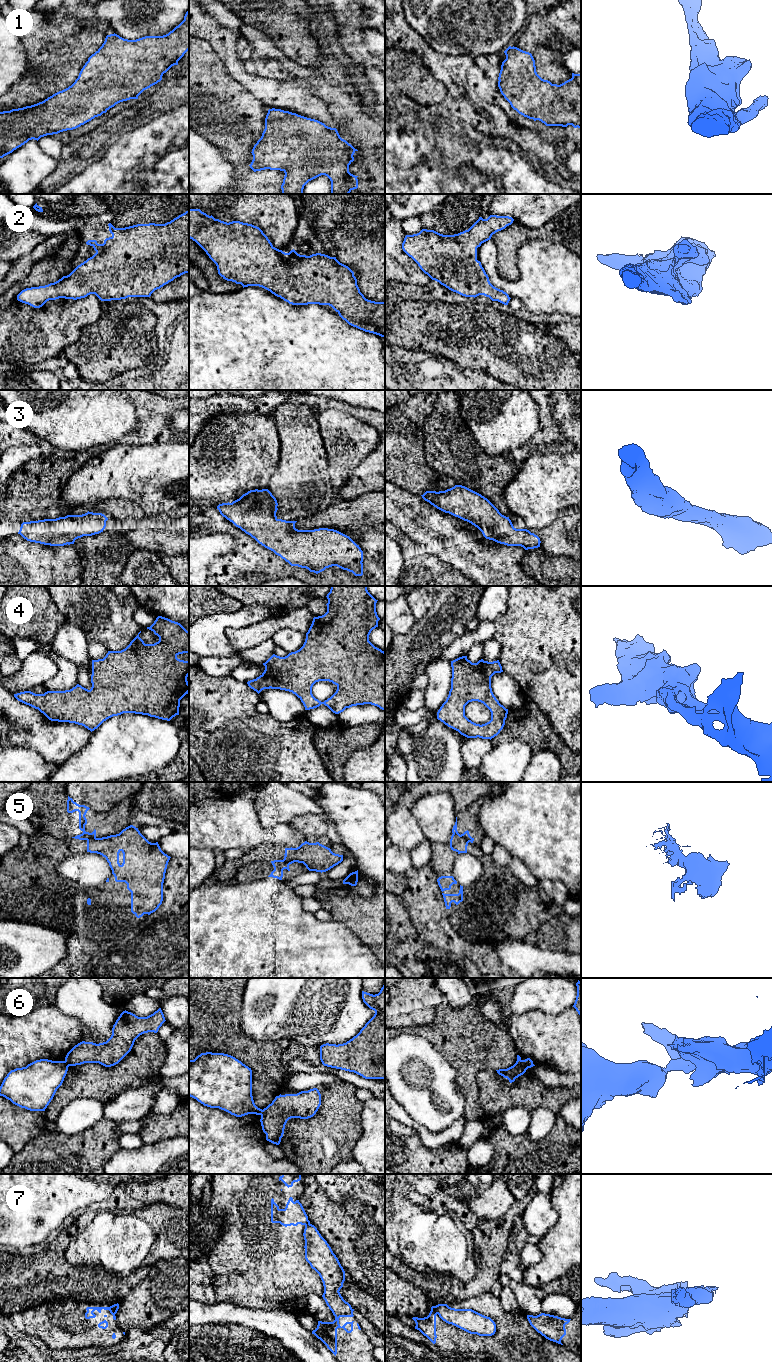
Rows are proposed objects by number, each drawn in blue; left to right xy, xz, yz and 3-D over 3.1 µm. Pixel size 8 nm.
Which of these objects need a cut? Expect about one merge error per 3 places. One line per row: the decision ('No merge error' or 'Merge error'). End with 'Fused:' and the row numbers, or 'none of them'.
1: No merge error
2: No merge error
3: No merge error
4: No merge error
5: Merge error
6: Merge error
7: Merge error
Fused: 5, 6, 7

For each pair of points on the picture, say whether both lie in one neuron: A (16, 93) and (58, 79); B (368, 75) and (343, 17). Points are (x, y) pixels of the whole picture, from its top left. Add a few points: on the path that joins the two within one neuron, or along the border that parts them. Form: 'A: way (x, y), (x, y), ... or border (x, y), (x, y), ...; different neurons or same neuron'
A: way (26, 93), (44, 79), (48, 79); same neuron
B: way (374, 60), (374, 45), (358, 30); same neuron

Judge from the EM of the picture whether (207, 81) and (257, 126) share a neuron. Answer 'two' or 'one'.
one

